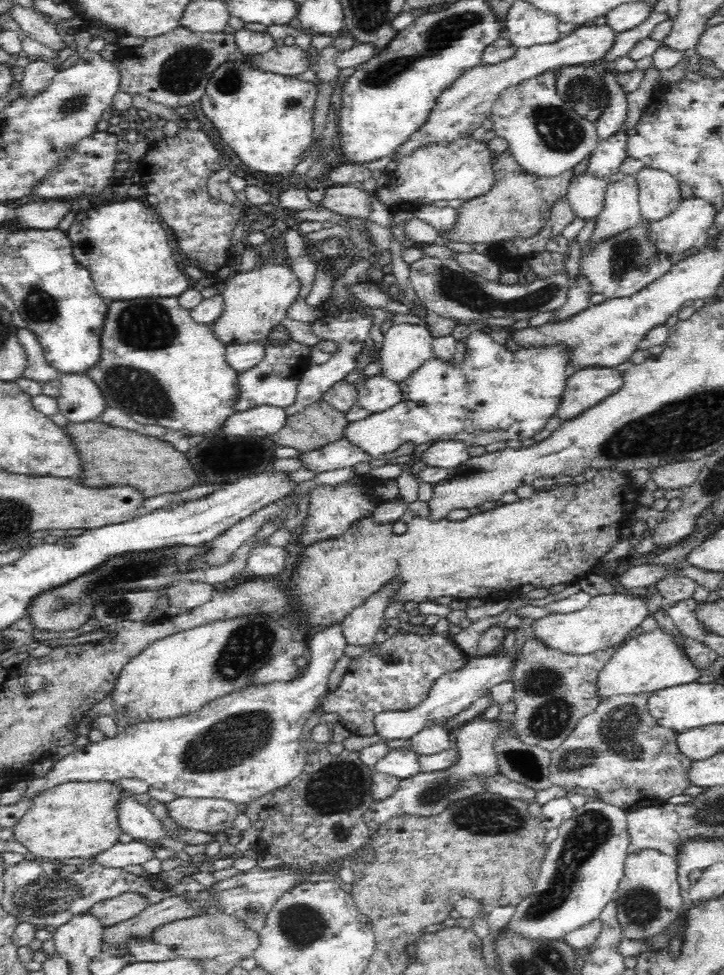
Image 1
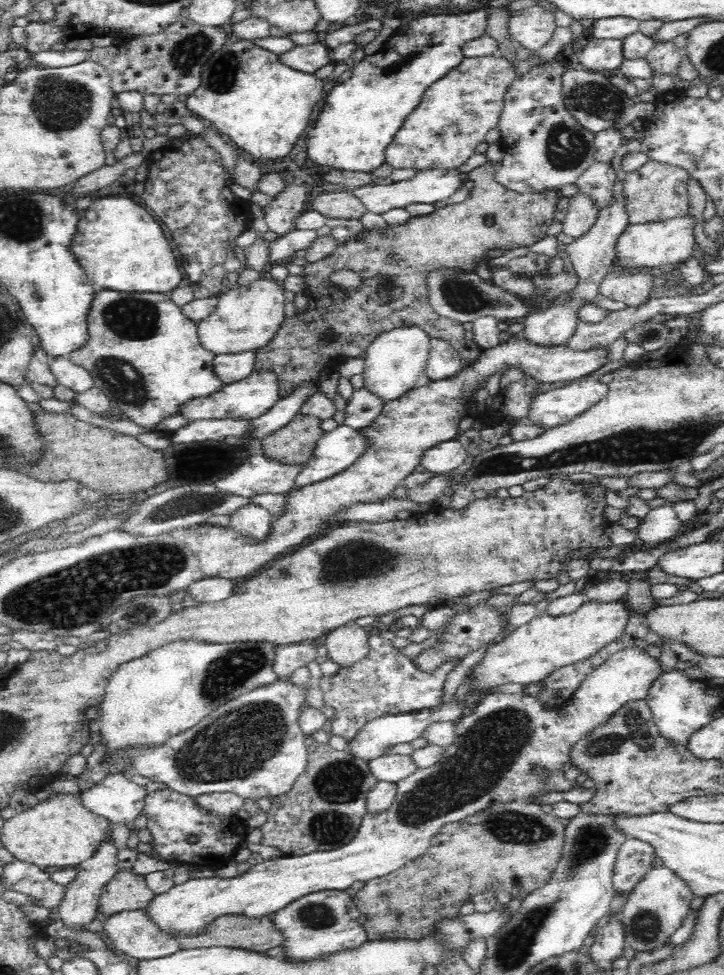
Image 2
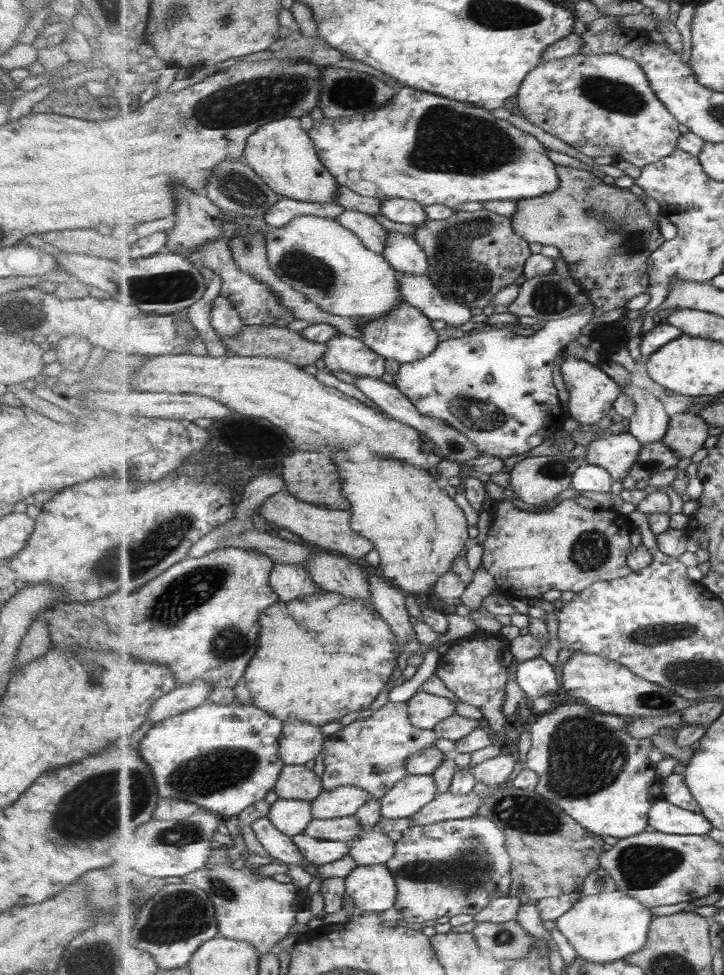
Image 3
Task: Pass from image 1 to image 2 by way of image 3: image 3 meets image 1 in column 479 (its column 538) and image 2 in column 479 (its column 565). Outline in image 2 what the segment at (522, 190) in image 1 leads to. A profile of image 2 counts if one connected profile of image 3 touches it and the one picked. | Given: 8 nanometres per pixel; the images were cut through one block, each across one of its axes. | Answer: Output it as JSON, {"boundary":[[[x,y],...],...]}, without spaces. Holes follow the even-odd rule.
{"boundary":[[[501,163],[486,164],[468,172],[473,188],[467,198],[459,203],[438,208],[434,214],[412,217],[402,226],[392,226],[387,231],[368,230],[361,241],[348,238],[344,244],[338,245],[334,252],[316,262],[303,265],[305,270],[305,288],[307,308],[303,313],[286,317],[274,338],[256,351],[255,370],[271,368],[279,376],[279,391],[281,396],[290,394],[300,382],[319,380],[322,370],[330,369],[343,360],[365,357],[368,346],[383,332],[393,328],[418,327],[423,328],[432,338],[449,342],[460,354],[466,366],[474,363],[481,354],[480,347],[471,339],[464,336],[464,326],[460,322],[443,319],[428,300],[426,293],[426,274],[434,268],[461,268],[474,270],[475,264],[484,260],[484,254],[494,248],[511,250],[520,246],[531,247],[539,240],[546,238],[556,211],[558,188],[550,188],[544,192],[514,192],[502,186],[495,179],[495,172]],[[340,270],[352,270],[363,282],[357,289],[345,289],[336,286],[328,278]]]}

